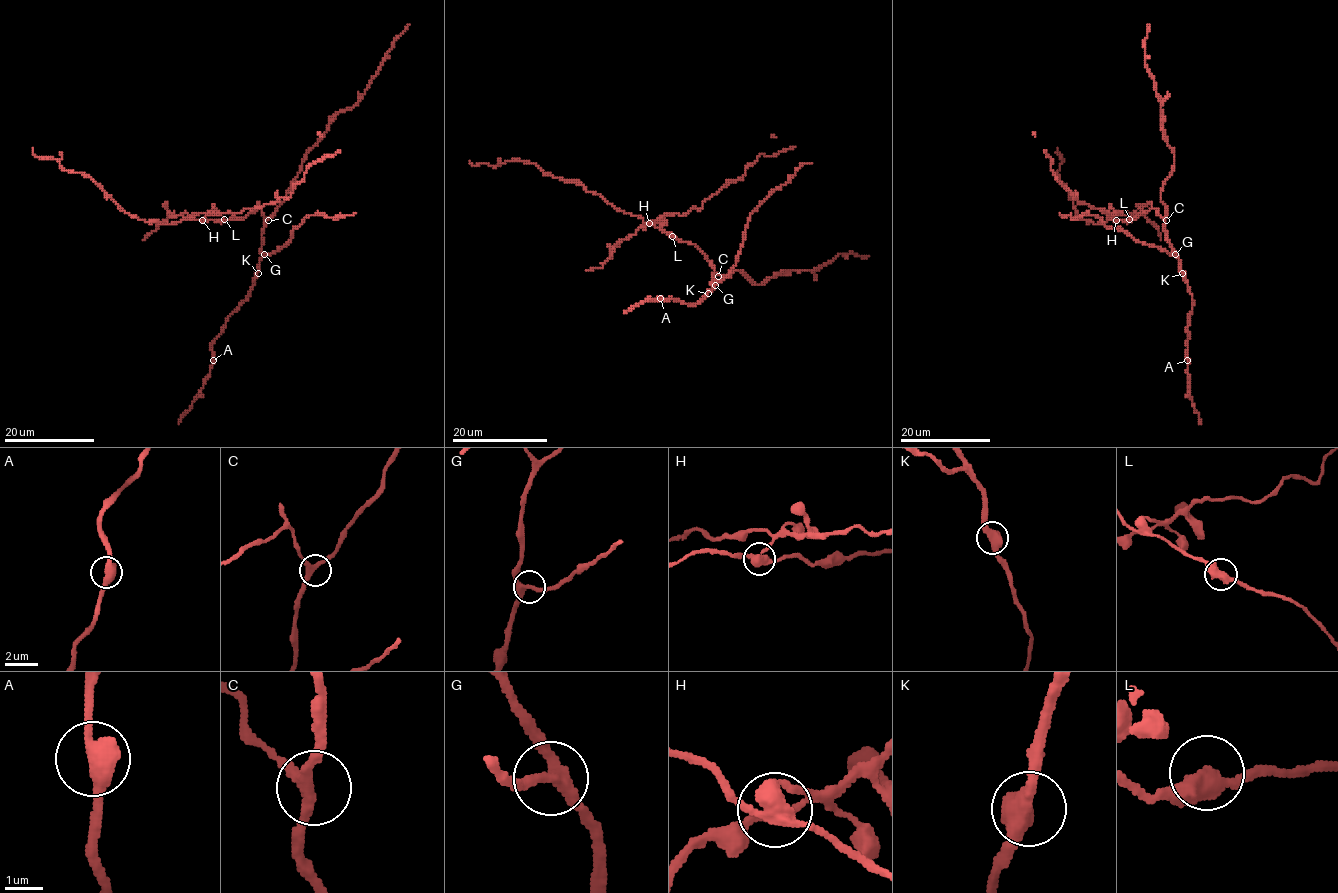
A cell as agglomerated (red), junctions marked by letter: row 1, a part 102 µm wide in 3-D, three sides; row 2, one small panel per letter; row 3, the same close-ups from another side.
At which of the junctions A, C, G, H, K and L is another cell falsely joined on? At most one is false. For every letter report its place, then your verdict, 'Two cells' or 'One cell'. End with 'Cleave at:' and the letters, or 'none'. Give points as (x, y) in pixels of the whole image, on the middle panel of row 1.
A: Place: (660, 298). One cell
C: Place: (718, 276). One cell
G: Place: (715, 285). One cell
H: Place: (649, 223). Two cells
K: Place: (708, 293). One cell
L: Place: (672, 236). One cell
Cleave at: H

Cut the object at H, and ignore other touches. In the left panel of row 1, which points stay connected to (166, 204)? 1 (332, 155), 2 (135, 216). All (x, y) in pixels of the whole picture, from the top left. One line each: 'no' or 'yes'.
1: yes
2: no

